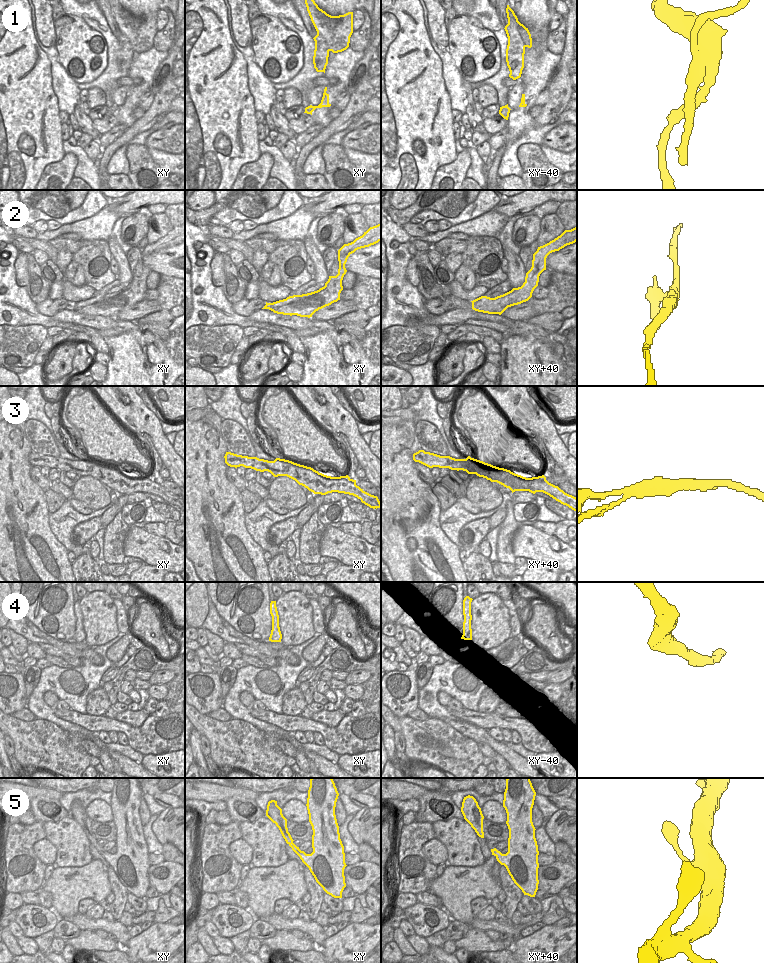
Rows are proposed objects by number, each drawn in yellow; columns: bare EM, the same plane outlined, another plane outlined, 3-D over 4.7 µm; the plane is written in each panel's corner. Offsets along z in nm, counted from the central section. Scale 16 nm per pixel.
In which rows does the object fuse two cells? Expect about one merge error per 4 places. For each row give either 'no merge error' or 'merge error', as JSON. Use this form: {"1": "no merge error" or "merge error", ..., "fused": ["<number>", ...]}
{"1": "merge error", "2": "no merge error", "3": "merge error", "4": "no merge error", "5": "no merge error", "fused": ["1", "3"]}

